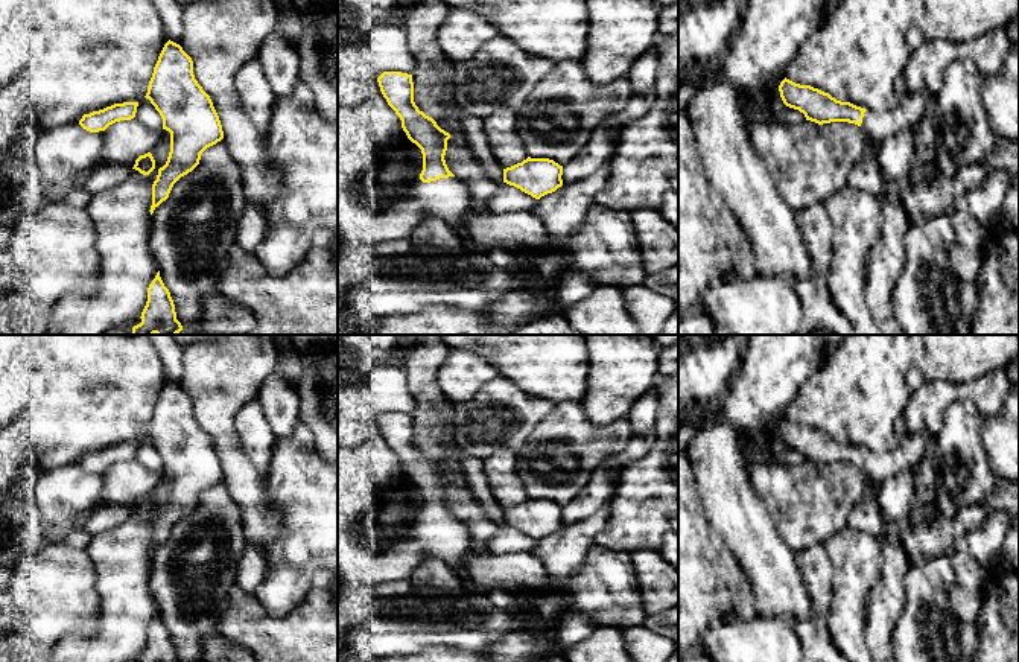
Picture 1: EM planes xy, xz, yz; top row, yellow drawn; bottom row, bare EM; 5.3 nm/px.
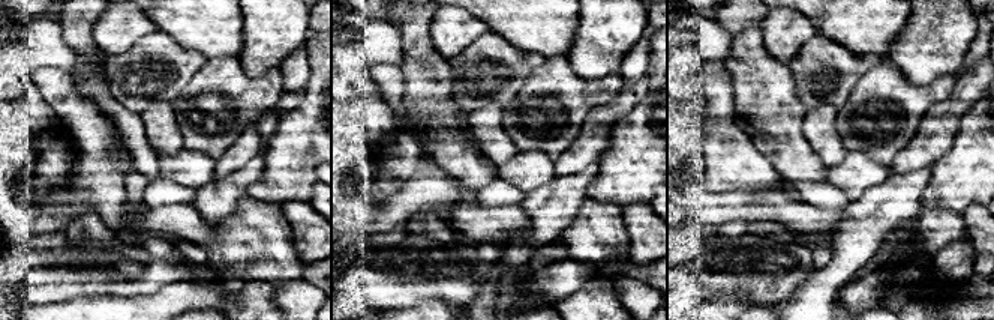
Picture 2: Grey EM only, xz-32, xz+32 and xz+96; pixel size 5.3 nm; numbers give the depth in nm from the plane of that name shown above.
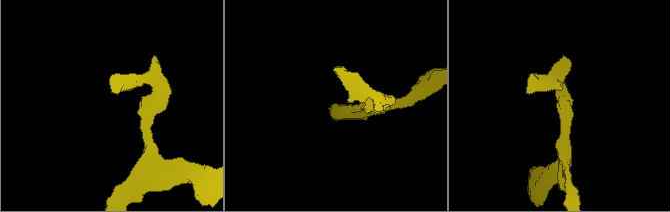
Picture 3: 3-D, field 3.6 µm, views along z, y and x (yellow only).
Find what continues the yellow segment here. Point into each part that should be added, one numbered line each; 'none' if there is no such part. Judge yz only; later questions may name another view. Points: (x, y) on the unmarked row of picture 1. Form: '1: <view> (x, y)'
1: yz (878, 467)

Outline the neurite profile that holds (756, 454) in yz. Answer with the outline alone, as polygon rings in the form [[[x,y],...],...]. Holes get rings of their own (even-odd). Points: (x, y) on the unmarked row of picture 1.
[[[783,415],[779,420],[771,417],[765,419],[762,429],[756,434],[739,434],[741,444],[747,447],[745,461],[748,466],[751,464],[768,464],[777,463],[774,457],[765,449],[765,446],[773,441],[782,441],[779,426],[786,417]]]

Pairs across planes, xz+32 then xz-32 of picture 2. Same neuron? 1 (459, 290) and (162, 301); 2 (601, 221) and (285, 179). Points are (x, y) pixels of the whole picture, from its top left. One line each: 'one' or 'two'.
1: two
2: two

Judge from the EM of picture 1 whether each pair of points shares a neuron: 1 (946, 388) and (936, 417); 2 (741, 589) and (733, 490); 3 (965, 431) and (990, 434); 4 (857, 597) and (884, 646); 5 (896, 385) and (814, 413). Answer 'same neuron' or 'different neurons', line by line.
1: same neuron
2: different neurons
3: different neurons
4: different neurons
5: same neuron

